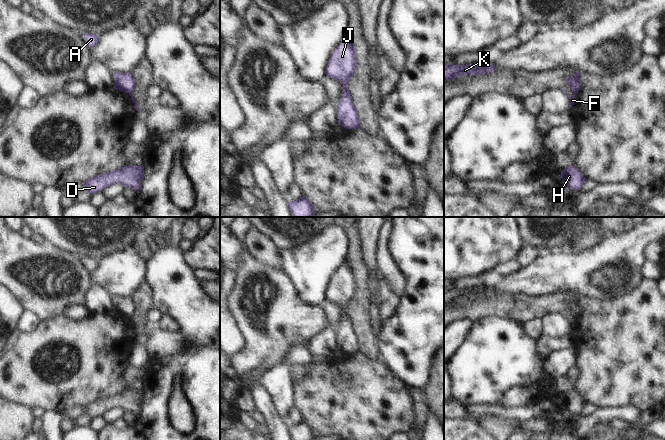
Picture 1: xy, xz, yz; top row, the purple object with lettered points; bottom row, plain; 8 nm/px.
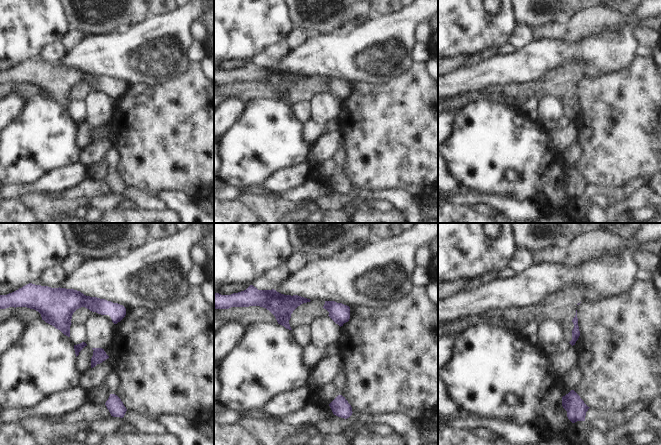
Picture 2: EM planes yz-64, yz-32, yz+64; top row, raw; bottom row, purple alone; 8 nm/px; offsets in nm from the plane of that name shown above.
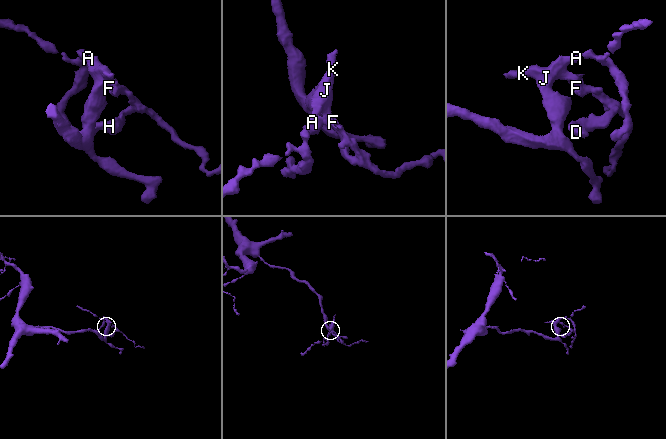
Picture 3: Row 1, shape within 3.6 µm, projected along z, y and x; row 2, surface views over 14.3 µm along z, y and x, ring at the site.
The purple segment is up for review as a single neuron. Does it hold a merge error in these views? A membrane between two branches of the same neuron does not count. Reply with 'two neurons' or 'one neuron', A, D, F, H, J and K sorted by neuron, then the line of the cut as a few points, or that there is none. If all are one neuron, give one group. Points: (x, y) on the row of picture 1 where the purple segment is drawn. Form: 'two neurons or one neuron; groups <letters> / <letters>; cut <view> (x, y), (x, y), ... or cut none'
two neurons; groups A J K / D F H; cut yz (566, 78), (578, 79)

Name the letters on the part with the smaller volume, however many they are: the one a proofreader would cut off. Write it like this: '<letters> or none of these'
D, F, H.

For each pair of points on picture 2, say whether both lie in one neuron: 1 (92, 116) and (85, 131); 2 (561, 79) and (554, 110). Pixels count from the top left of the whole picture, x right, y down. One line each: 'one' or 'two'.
1: two
2: two

